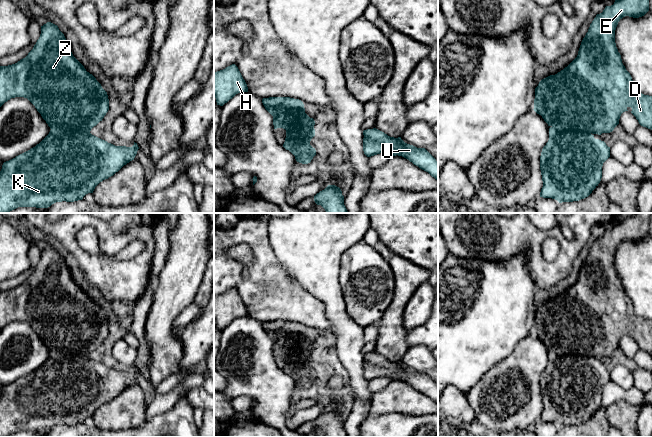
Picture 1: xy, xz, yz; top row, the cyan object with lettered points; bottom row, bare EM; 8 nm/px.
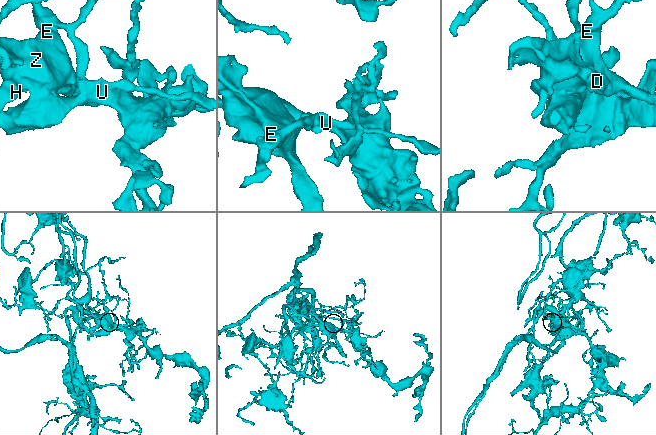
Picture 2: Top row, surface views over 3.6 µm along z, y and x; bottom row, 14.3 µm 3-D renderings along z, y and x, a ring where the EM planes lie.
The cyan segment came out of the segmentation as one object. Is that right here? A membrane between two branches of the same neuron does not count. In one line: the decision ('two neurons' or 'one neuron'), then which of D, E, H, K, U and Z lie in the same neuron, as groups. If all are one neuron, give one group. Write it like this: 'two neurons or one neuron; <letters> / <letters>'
two neurons; D E H Z / K U

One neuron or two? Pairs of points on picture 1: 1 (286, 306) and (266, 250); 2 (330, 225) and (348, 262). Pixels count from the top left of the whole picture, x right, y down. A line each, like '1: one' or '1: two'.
1: one
2: two

